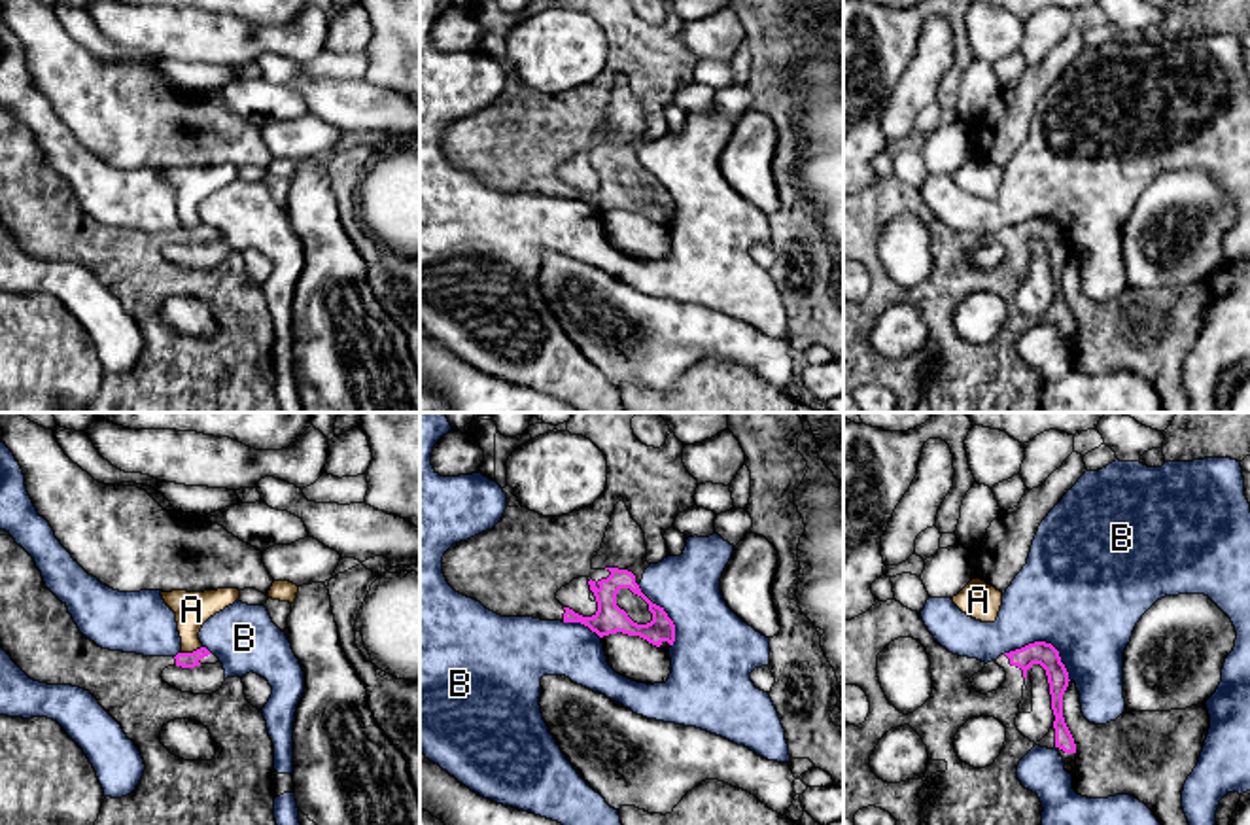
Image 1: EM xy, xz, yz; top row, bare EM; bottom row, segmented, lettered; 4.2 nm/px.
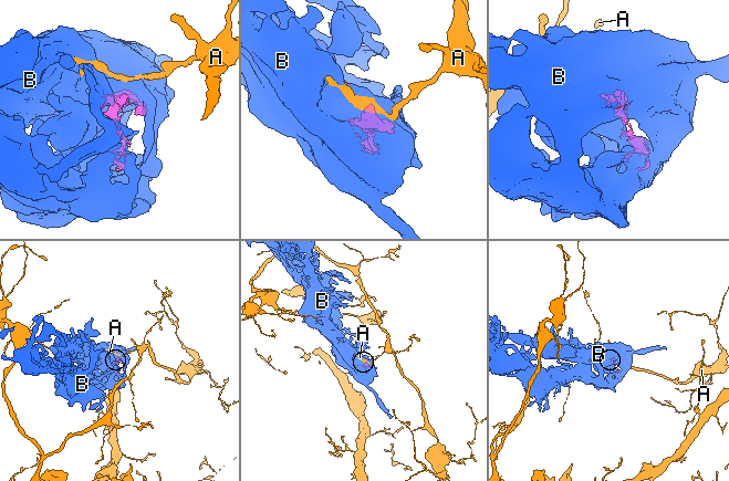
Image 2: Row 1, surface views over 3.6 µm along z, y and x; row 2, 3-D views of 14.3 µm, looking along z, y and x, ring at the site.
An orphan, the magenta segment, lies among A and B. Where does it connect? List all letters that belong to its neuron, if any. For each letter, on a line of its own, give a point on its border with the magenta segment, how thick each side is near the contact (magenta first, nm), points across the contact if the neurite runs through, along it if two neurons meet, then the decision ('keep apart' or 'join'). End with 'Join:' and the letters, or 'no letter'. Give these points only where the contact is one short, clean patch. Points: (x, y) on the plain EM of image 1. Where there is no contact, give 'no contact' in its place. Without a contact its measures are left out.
A: meets magenta in xy at (193, 228); 60 nm thick on the magenta side, 150 nm on the other; border along xy (201, 222), (182, 229); keep apart
B: meets magenta in yz at (1044, 218); 100 nm thick on the magenta side, 480 nm on the other; keep apart
Join: no letter

